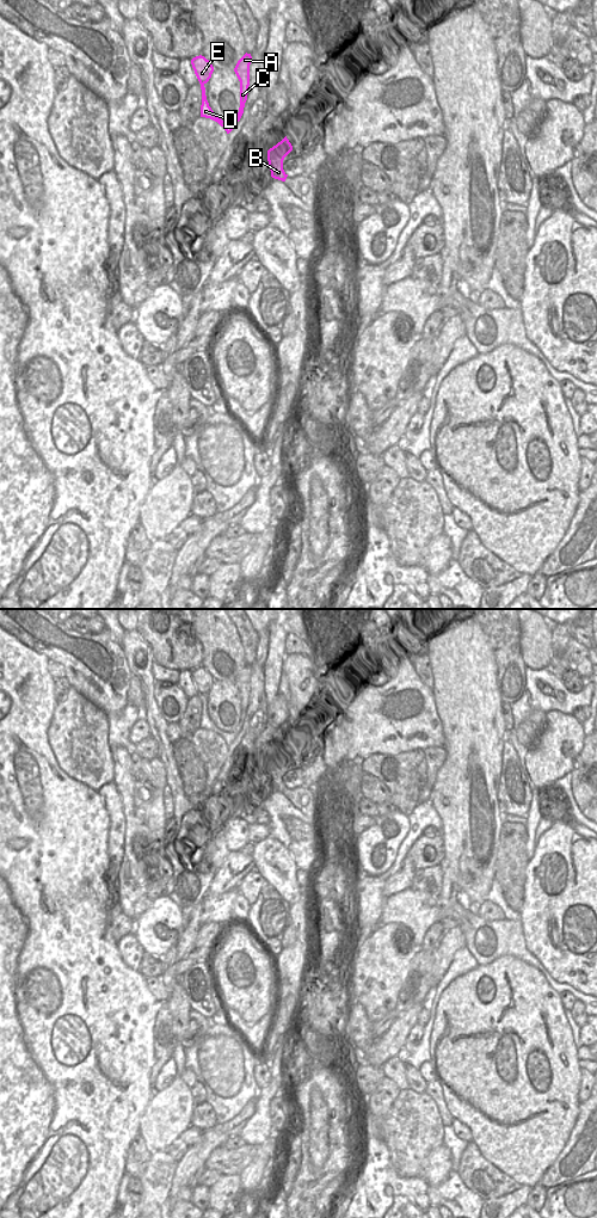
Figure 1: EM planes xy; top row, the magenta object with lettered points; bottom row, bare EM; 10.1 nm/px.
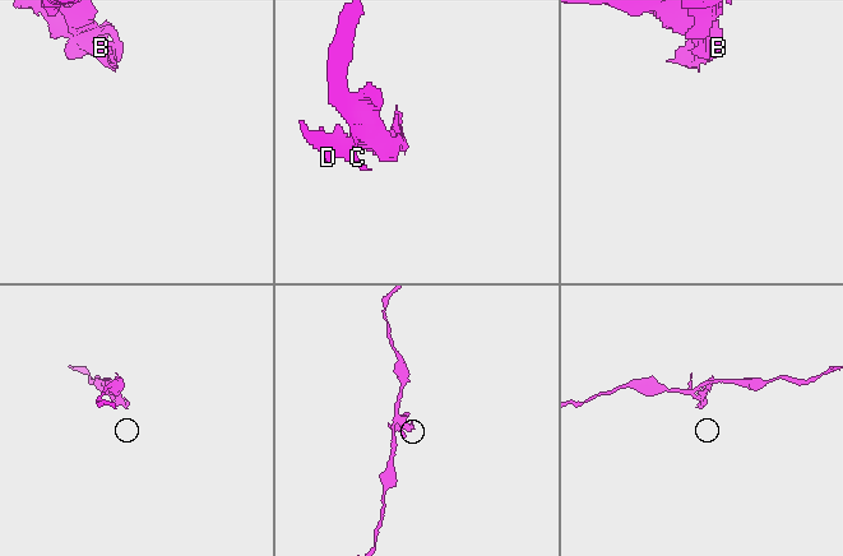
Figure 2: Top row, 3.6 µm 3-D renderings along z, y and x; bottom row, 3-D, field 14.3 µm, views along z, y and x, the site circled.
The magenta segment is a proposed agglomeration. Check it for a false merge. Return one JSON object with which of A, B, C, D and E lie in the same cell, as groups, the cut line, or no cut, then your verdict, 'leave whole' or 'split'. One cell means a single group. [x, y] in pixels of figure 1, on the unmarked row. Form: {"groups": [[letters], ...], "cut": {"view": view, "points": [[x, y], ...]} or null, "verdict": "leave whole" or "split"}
{"groups": [["A", "B", "C", "D", "E"]], "cut": null, "verdict": "leave whole"}

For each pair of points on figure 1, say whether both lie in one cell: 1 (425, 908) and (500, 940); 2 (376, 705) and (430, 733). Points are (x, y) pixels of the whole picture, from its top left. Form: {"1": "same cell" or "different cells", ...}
{"1": "same cell", "2": "same cell"}

